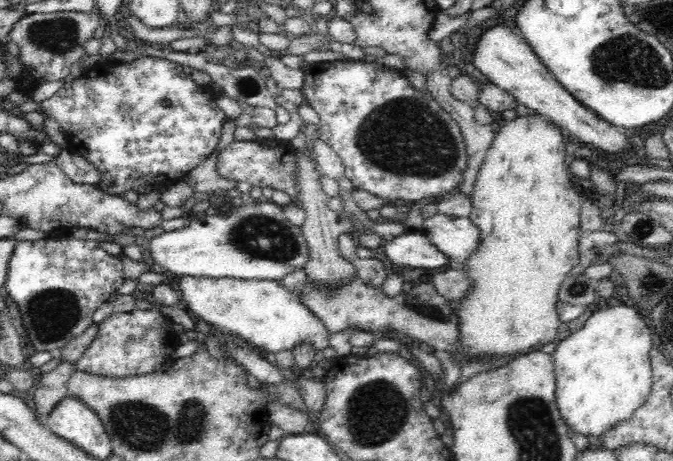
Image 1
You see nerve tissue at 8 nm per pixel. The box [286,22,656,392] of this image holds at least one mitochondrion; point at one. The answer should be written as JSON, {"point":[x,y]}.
{"point":[405,135]}

